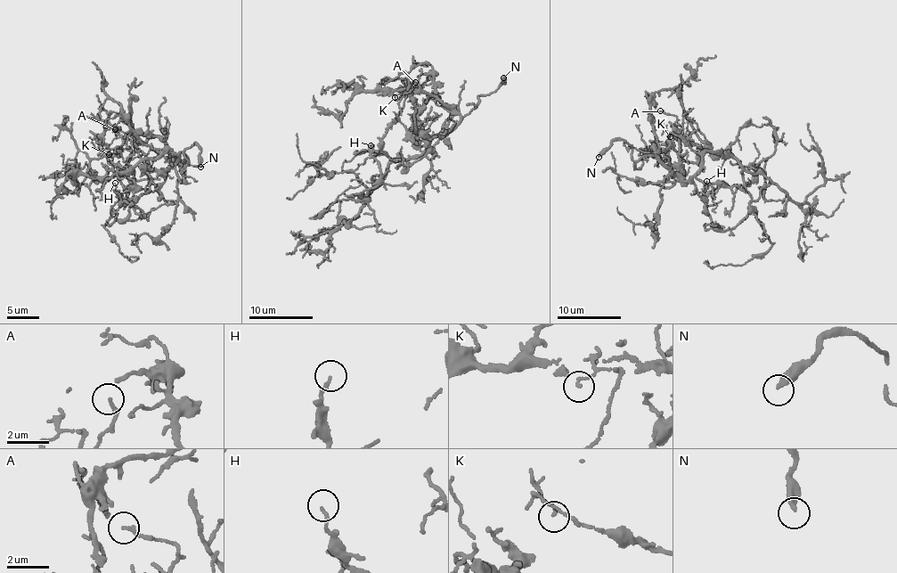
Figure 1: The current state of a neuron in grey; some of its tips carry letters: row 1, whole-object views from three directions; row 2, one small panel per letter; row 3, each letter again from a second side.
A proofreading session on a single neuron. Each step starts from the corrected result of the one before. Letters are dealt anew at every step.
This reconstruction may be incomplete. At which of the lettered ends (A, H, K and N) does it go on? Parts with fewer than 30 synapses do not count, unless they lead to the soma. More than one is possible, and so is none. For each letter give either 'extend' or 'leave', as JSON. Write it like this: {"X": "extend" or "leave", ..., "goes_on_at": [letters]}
{"A": "leave", "H": "leave", "K": "leave", "N": "extend", "goes_on_at": ["N"]}

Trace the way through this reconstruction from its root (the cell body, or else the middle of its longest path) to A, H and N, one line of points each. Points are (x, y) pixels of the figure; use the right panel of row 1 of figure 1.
A: (703, 157), (700, 168), (685, 181), (679, 161), (680, 149), (675, 126), (676, 119), (674, 115), (660, 110)
H: (703, 157), (711, 151), (725, 153), (742, 167), (751, 213), (729, 229), (712, 225), (704, 192), (706, 181)
N: (703, 157), (700, 168), (684, 182), (653, 155), (632, 159), (632, 146), (621, 140), (614, 141), (599, 157)

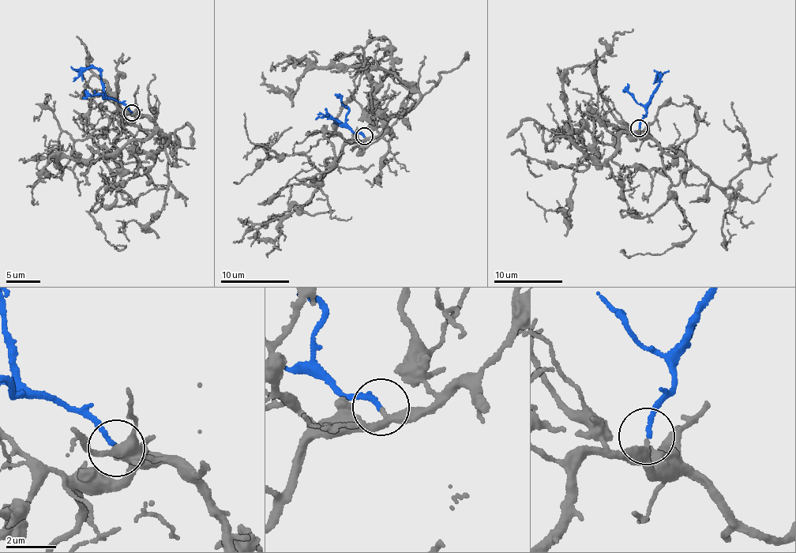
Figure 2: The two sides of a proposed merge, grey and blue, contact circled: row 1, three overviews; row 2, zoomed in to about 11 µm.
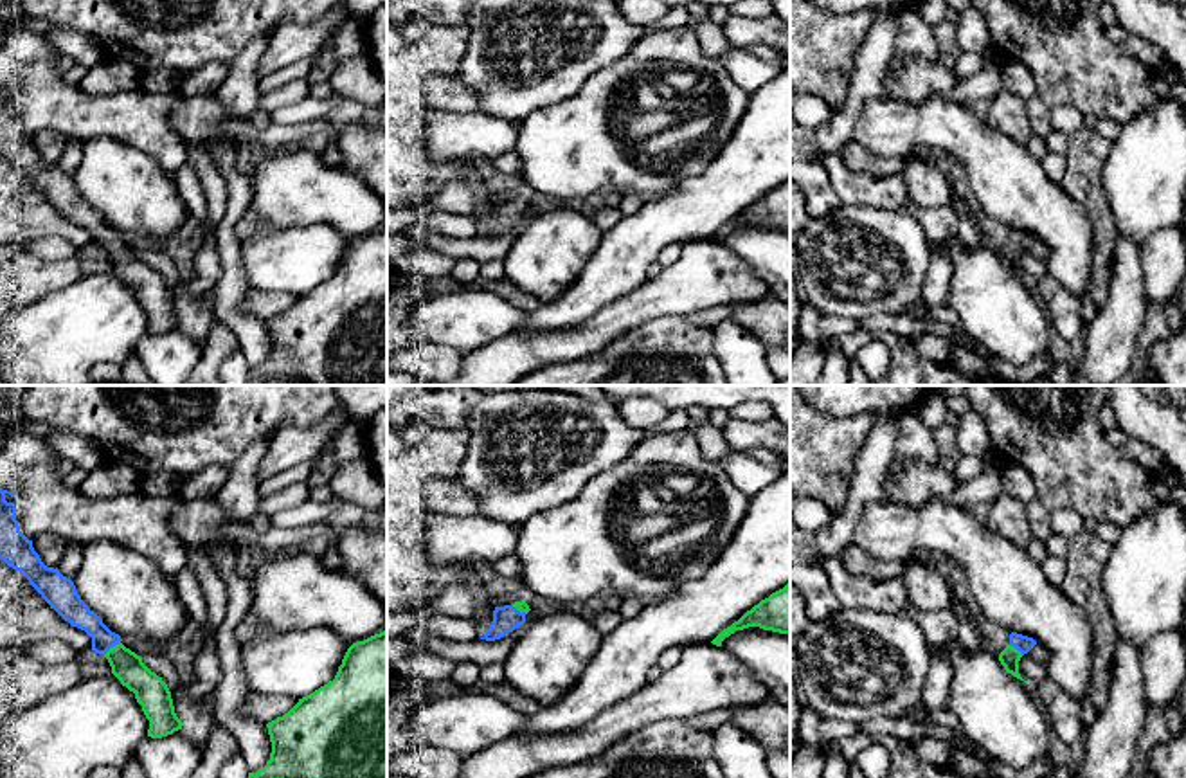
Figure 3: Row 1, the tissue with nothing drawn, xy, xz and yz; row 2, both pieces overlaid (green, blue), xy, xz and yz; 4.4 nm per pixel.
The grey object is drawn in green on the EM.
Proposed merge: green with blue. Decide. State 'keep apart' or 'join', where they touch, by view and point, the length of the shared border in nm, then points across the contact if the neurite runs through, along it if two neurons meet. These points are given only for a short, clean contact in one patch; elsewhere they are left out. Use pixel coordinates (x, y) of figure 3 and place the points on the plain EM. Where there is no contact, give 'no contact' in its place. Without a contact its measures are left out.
join; contact xy (112, 244); length 100 nm; way xy (150, 285), (112, 244), (72, 206)

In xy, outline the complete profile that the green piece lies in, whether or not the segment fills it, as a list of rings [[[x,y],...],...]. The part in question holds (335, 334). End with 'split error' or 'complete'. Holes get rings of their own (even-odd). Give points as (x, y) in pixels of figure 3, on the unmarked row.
[[[387,227],[353,240],[333,277],[299,299],[283,313],[266,321],[272,349],[257,369],[248,369],[250,385],[283,378],[290,385],[387,385]]]; complete

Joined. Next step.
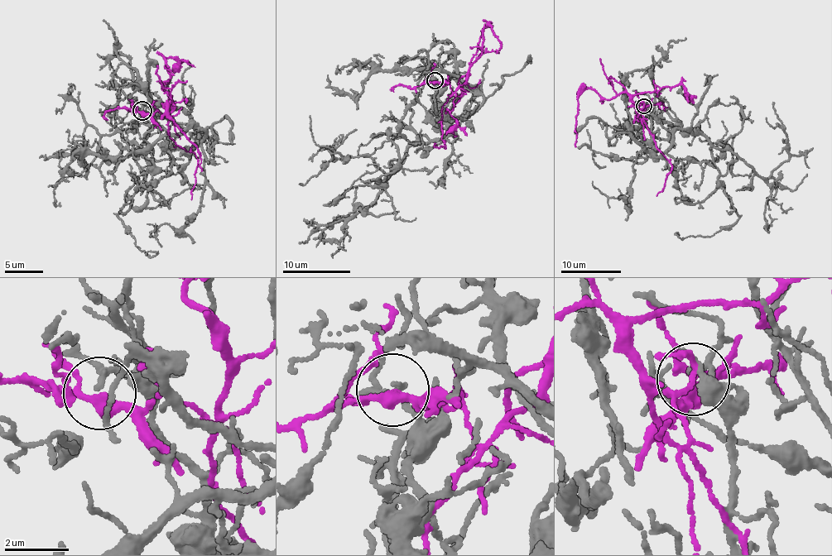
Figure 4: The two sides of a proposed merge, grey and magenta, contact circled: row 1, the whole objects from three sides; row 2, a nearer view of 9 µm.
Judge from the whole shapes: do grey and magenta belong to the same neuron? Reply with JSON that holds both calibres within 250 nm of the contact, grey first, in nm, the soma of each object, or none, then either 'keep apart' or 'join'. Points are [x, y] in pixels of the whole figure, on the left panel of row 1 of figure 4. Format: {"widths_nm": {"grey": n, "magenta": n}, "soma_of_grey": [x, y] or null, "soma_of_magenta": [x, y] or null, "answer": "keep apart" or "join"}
{"widths_nm": {"grey": 140, "magenta": 280}, "soma_of_grey": null, "soma_of_magenta": null, "answer": "keep apart"}

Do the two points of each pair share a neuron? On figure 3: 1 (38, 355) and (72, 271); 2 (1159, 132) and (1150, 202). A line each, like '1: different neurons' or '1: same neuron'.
1: different neurons
2: same neuron

